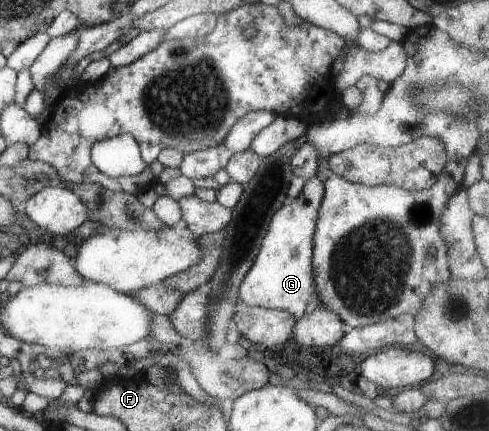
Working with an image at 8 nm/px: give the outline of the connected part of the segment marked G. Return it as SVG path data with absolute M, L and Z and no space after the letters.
M316 176L305 180L300 194L283 204L270 219L259 252L239 287L239 298L249 306L284 310L296 319L311 314L321 301L317 297L312 273L312 236L317 210L323 197L324 186Z

